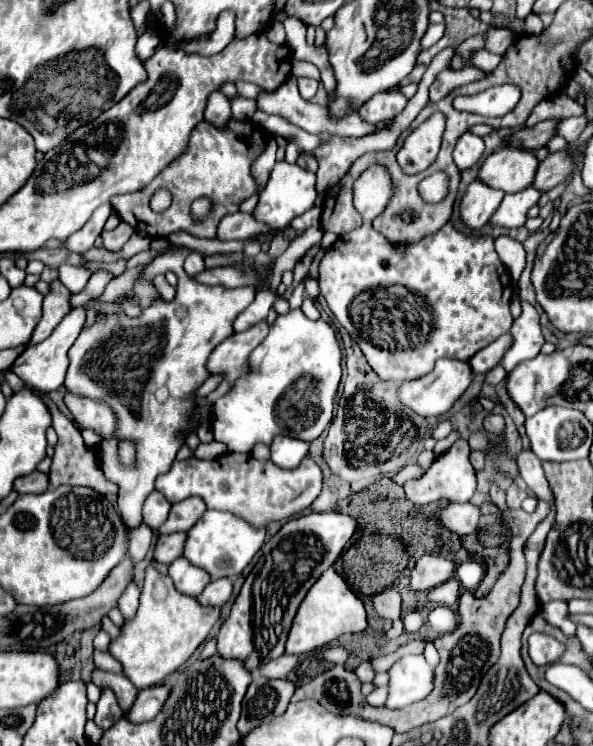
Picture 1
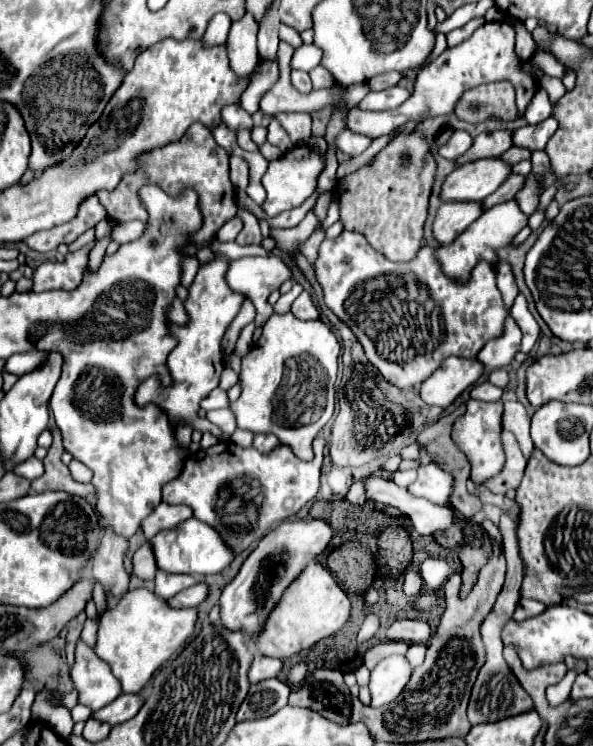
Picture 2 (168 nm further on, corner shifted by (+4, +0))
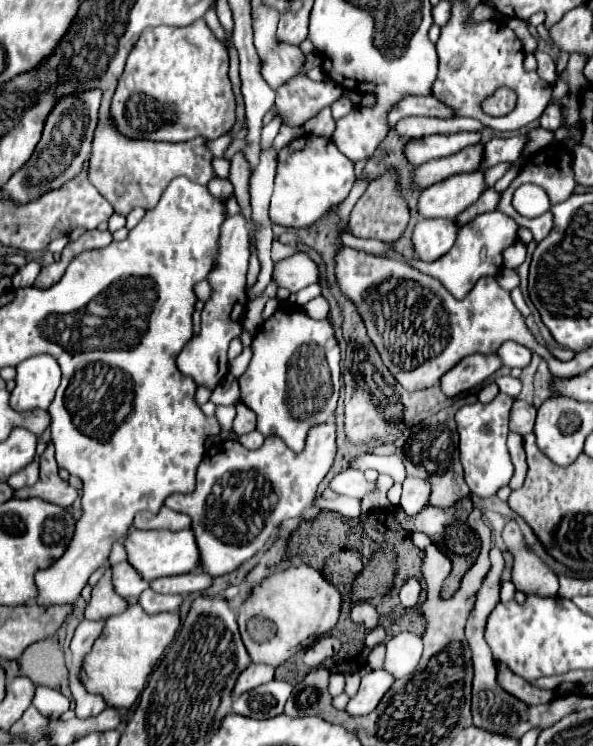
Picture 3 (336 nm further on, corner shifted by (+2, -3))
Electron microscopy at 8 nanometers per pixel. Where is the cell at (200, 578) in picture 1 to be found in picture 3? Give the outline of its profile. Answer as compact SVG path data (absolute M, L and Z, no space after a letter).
M187 572L179 576L165 576L151 582L151 588L159 594L191 594L203 592L213 584L213 576L207 572Z

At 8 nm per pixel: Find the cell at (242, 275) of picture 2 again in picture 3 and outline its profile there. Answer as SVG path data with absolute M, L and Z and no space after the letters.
M295 254L295 256L275 264L273 278L277 280L277 284L281 288L299 292L301 288L319 282L319 270L307 254Z

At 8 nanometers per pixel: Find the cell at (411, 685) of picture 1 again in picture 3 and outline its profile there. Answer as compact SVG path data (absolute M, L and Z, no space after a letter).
M373 670L367 676L361 678L361 686L353 698L349 698L345 712L349 716L365 716L373 712L373 708L379 704L383 694L389 690L389 684L393 684L393 676L385 670Z

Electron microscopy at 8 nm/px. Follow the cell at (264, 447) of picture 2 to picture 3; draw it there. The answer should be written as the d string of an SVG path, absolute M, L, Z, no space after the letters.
M257 430L239 436L239 442L241 442L245 448L259 448L259 446L263 444L263 440L265 440L265 436L261 436L261 432L257 432Z

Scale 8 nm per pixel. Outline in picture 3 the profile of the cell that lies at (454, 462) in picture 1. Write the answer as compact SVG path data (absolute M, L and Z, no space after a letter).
M405 478L399 508L401 508L405 514L415 516L421 508L427 506L429 492L431 492L429 482L425 482L425 480L421 480L421 478Z

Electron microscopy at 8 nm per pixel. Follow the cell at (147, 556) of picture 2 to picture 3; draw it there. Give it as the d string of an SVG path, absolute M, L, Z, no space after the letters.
M125 562L113 564L111 572L113 572L113 588L123 598L139 596L149 586L149 582L141 580L137 576L137 572L133 572L133 568L129 568L129 564L125 564Z

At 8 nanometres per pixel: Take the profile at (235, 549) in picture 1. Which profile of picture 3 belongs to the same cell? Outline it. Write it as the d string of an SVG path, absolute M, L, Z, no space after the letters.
M129 530L129 536L125 538L125 552L127 562L137 570L137 574L151 582L161 576L175 576L183 572L199 570L199 552L197 544L193 540L191 530L181 532L165 532L165 530Z

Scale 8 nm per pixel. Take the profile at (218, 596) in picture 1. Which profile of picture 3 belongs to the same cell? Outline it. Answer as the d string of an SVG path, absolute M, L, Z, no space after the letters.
M151 588L141 592L139 604L147 614L159 614L159 612L177 612L181 606L181 596L163 596L155 594Z

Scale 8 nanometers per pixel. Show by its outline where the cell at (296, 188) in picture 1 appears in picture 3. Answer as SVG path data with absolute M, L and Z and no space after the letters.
M313 134L295 138L279 150L279 166L269 206L269 218L273 224L281 224L287 228L311 226L325 212L347 198L355 180L357 176L353 172L353 162L337 150L331 138Z

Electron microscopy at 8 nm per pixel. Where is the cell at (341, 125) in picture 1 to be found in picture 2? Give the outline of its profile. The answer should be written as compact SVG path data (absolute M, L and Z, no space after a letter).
M493 21L493 23L483 23L467 41L463 41L457 47L445 49L435 61L431 61L425 69L419 71L417 81L415 81L415 91L413 95L399 105L397 109L391 111L361 111L357 107L351 109L351 115L347 117L347 129L365 135L369 139L377 139L381 135L391 133L399 125L411 121L411 119L423 119L425 115L437 117L437 115L451 115L455 101L461 97L463 91L477 87L481 83L491 83L491 81L501 81L507 79L517 91L517 105L519 113L523 117L527 103L531 101L533 93L537 91L537 81L523 73L519 69L519 59L515 55L515 29L507 21Z

